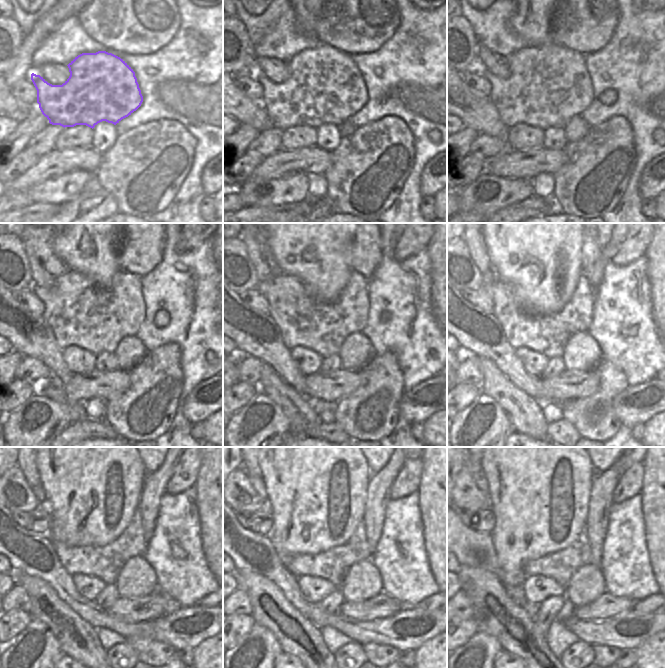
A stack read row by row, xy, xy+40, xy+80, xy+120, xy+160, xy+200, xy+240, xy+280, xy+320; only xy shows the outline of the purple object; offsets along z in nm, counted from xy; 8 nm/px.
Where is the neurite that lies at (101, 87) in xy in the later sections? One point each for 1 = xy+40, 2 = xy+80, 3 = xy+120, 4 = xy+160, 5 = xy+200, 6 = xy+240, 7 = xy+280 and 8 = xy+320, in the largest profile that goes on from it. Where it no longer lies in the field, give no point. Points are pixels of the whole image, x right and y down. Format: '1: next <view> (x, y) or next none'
1: next xy+40 (325, 86)
2: next xy+80 (549, 84)
3: next xy+120 (80, 312)
4: next xy+160 (303, 321)
5: next xy+200 (546, 334)
6: next xy+240 (104, 563)
7: next xy+280 (332, 565)
8: next xy+320 (561, 565)

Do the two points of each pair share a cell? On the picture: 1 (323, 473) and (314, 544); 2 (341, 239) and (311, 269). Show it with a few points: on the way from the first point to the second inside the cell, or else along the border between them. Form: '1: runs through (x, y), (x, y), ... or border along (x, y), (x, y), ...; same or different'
1: runs through (317, 491), (317, 502), (314, 508), (314, 526); same
2: runs through (333, 247), (319, 262); same

